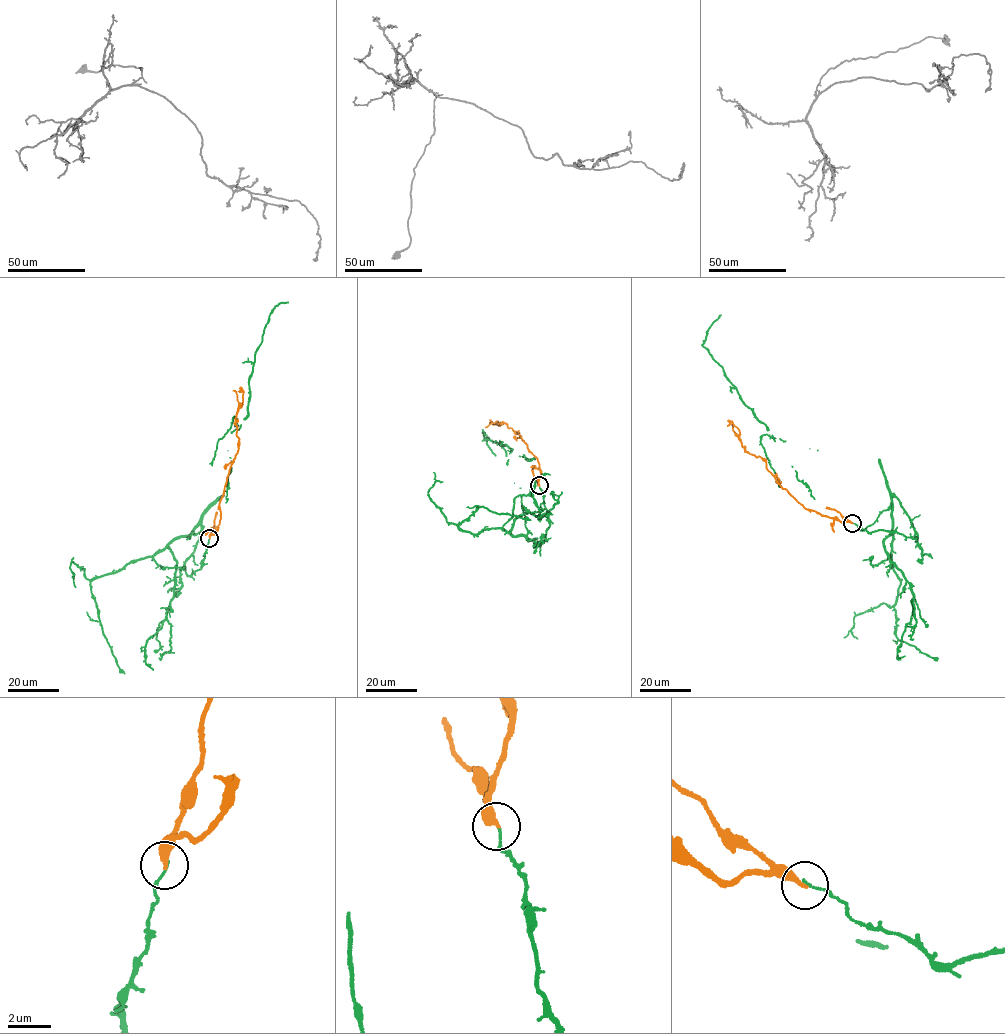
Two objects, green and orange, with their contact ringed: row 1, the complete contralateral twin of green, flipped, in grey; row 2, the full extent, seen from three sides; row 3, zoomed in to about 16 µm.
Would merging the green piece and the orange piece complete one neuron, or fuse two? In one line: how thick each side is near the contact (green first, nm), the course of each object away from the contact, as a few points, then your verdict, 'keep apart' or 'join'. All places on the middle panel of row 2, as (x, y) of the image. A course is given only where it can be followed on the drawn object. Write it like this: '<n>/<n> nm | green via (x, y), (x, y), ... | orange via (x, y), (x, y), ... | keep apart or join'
100/320 nm | green via (539, 485), (549, 523), (540, 545), (503, 528), (474, 534), (458, 525), (480, 506), (531, 520) | orange via (539, 485), (537, 458), (528, 450), (518, 431), (517, 433), (501, 422), (499, 426), (489, 419) | keep apart

